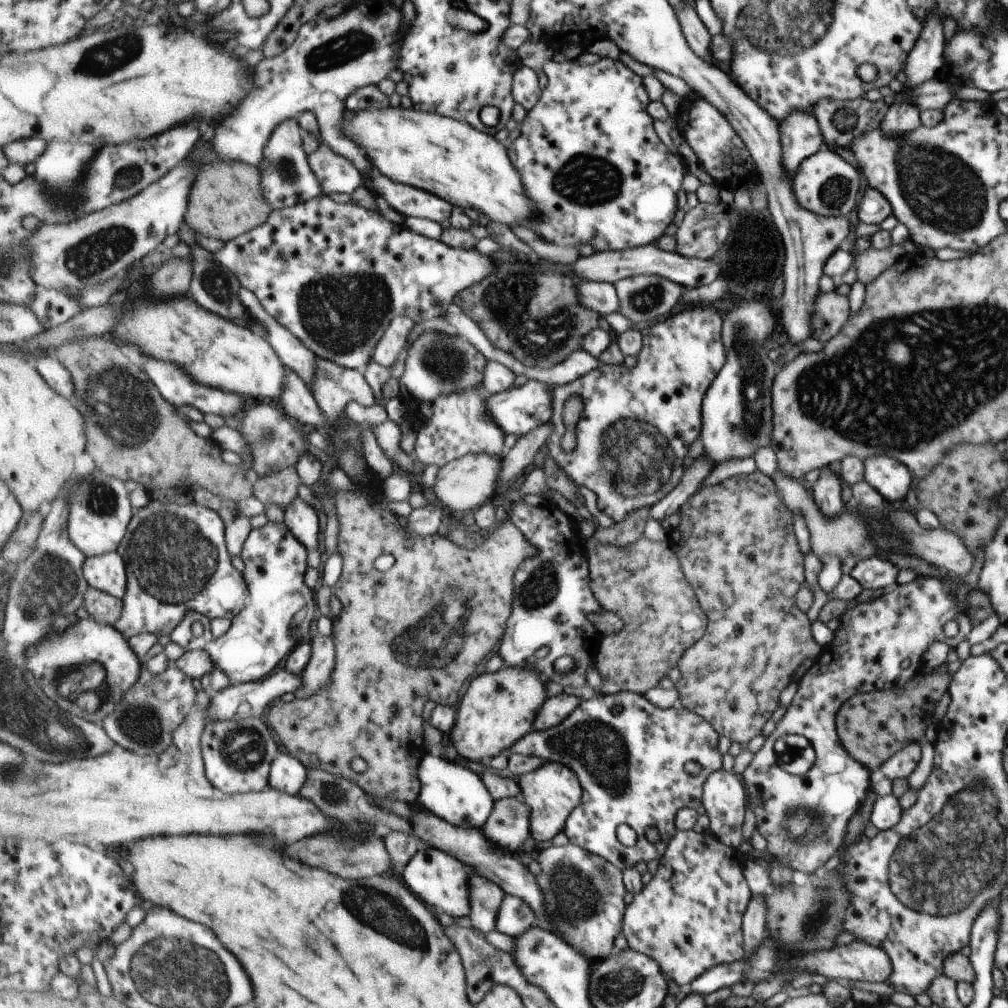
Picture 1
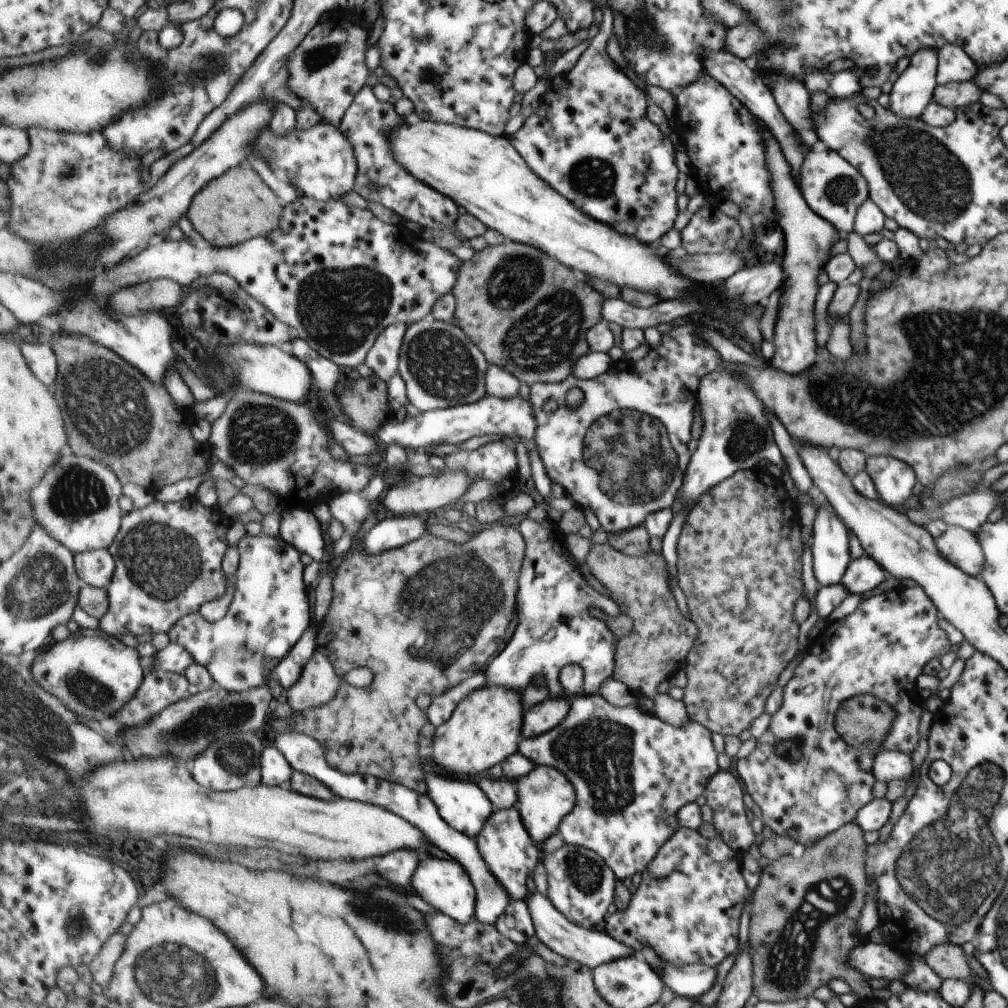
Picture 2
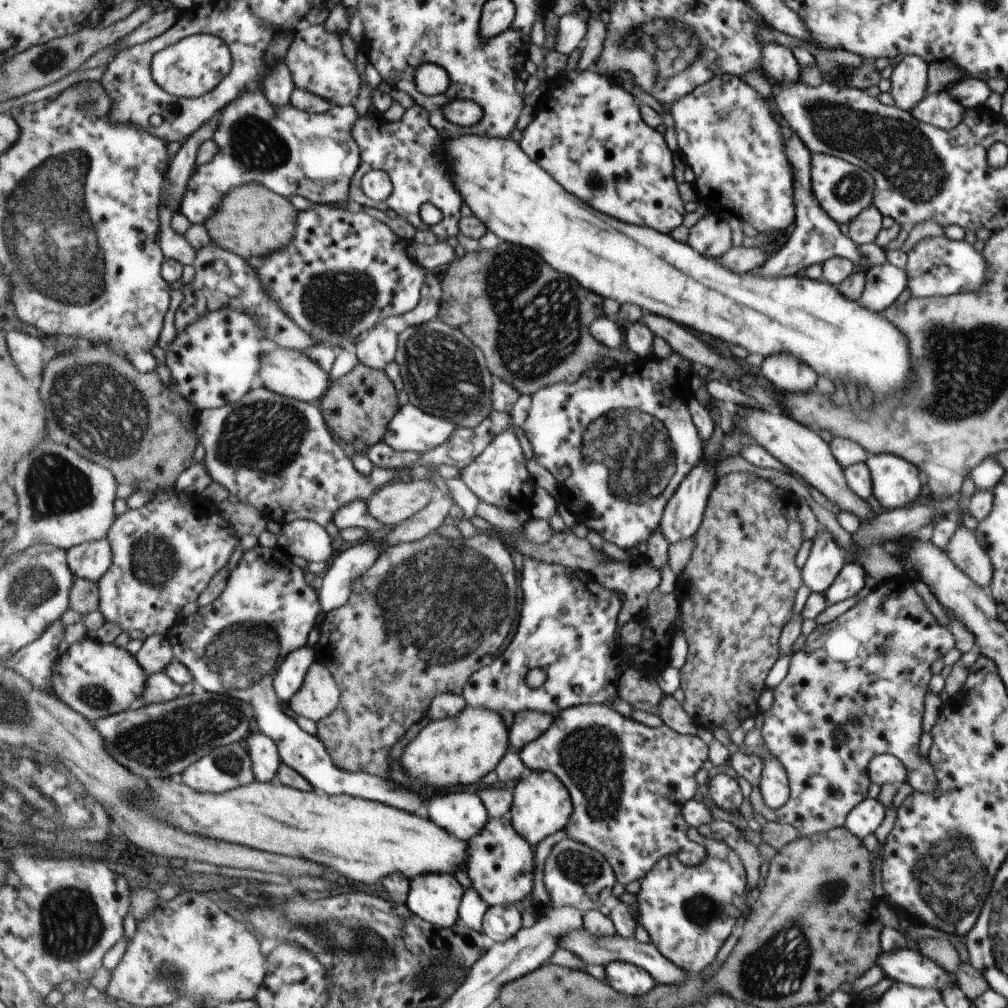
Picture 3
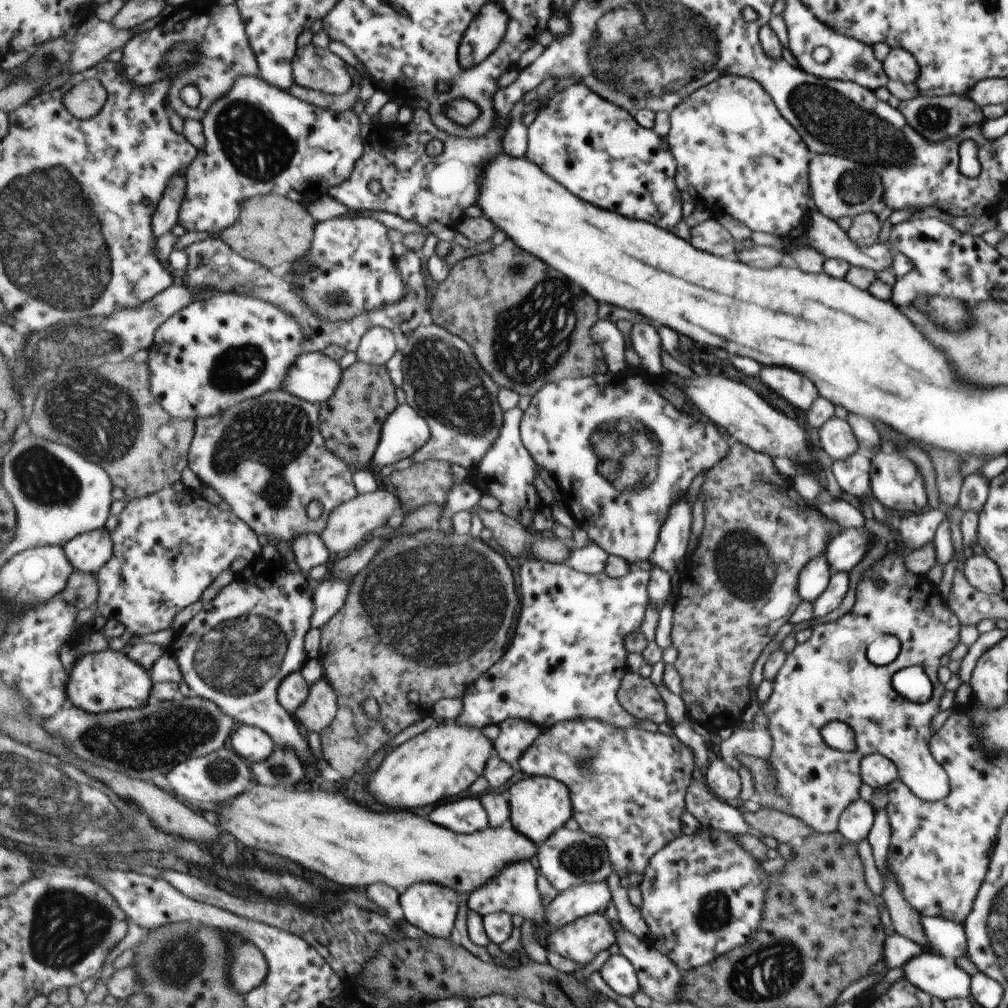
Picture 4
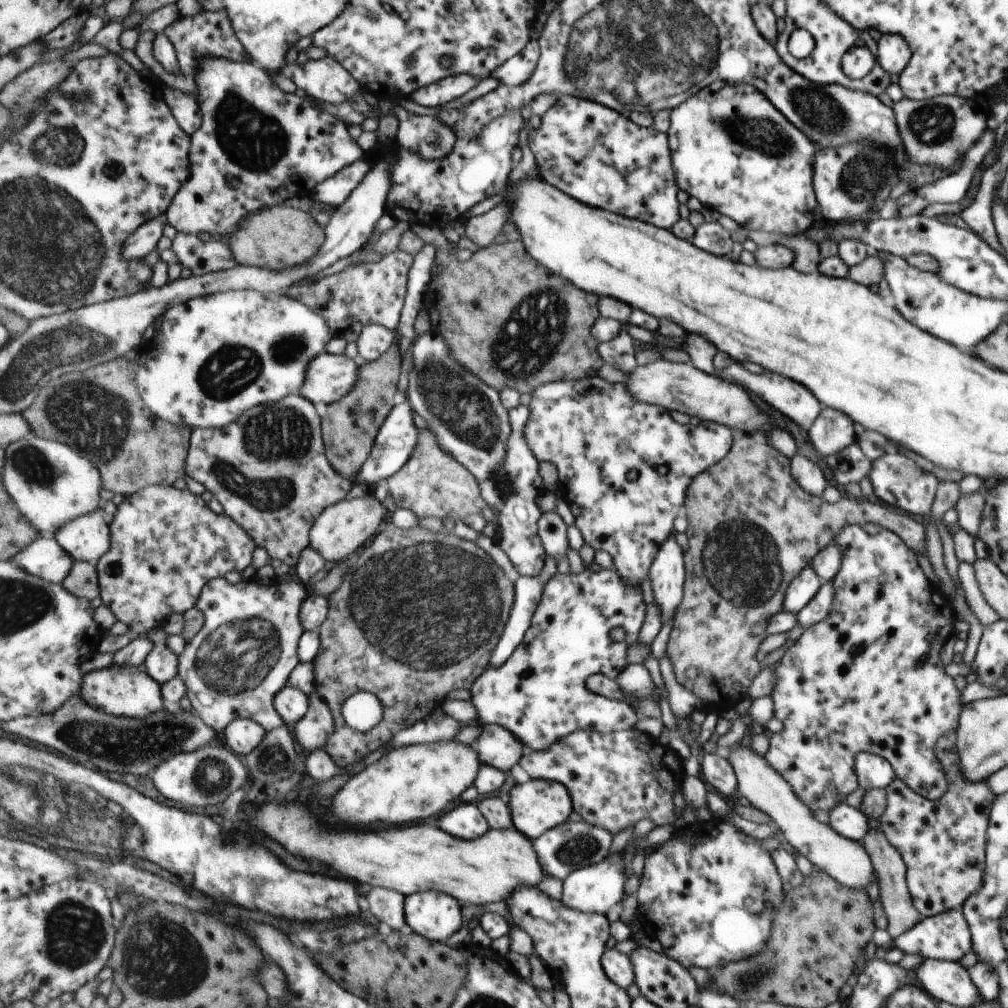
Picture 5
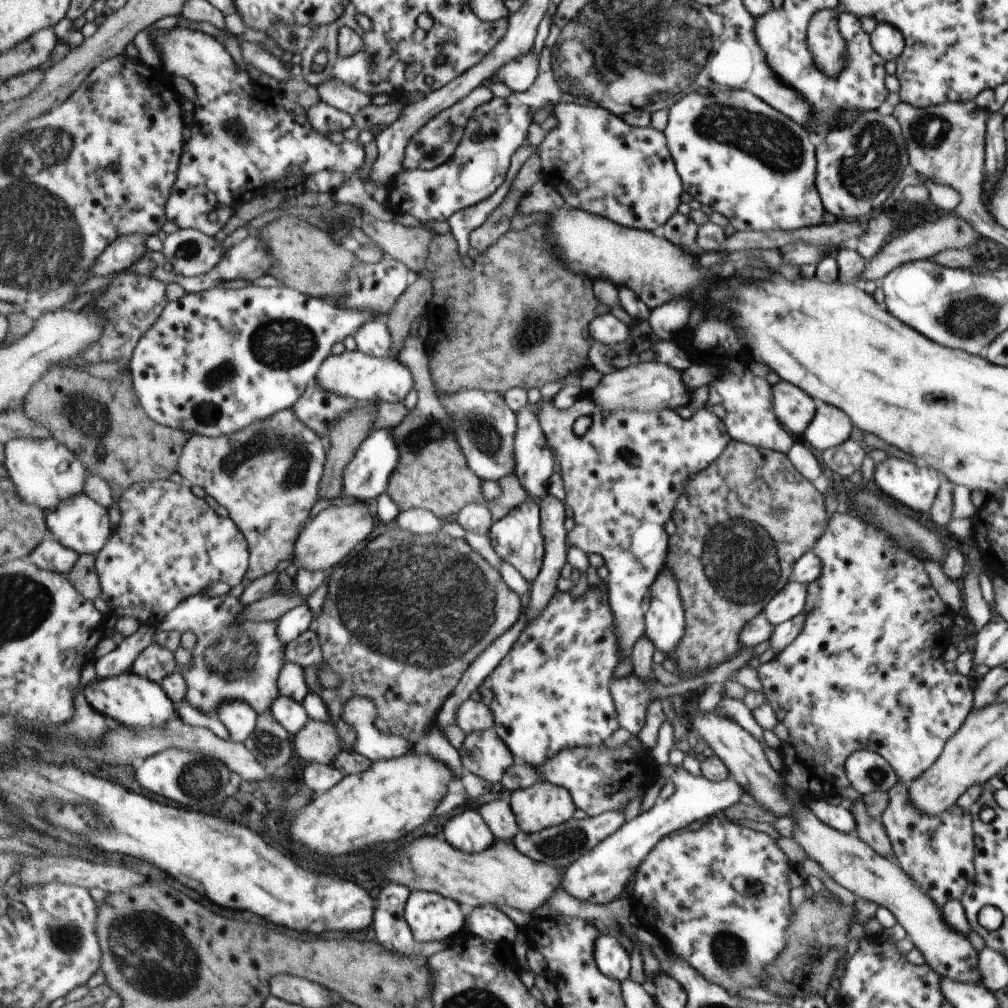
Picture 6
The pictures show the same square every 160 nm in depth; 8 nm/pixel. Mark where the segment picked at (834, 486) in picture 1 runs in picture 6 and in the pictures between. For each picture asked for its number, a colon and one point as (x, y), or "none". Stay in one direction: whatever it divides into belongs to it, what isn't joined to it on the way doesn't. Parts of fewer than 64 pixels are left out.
2: (829, 551)
3: (825, 558)
4: (813, 578)
5: (801, 590)
6: (791, 599)

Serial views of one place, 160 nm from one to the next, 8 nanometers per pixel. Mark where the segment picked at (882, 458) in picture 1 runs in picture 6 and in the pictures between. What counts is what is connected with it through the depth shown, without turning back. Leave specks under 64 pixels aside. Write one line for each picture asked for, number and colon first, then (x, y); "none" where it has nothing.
2: (893, 479)
3: (895, 483)
4: (895, 482)
5: (896, 480)
6: (914, 486)

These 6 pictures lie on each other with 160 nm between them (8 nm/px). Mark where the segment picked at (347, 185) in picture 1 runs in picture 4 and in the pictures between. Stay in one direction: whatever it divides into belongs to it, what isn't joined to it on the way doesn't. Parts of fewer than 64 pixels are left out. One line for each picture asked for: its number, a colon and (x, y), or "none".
2: (320, 162)
3: (293, 152)
4: (260, 139)

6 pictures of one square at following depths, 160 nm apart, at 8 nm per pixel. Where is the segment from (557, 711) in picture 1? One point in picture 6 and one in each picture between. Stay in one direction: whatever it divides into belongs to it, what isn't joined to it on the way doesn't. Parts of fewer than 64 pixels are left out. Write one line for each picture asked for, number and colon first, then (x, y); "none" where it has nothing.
2: (544, 716)
3: (528, 726)
4: (516, 736)
5: (496, 746)
6: (486, 754)

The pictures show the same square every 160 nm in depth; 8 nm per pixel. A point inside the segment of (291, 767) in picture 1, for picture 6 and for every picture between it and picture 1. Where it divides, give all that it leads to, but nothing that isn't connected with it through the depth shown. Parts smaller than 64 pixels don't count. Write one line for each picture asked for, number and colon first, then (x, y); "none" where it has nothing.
2: (276, 770)
3: (266, 756)
4: (253, 743)
5: (244, 735)
6: (241, 719)

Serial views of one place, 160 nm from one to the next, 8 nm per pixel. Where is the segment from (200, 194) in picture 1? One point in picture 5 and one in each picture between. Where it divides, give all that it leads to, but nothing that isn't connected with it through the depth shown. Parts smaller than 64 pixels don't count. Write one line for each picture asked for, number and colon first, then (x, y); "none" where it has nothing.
2: (238, 206)
3: (252, 221)
4: (272, 230)
5: (282, 237)

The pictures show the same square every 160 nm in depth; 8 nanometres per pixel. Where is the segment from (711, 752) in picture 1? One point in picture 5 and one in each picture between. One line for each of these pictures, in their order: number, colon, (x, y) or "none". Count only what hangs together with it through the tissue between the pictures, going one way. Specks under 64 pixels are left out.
2: (632, 772)
3: (629, 782)
4: (627, 784)
5: (616, 779)

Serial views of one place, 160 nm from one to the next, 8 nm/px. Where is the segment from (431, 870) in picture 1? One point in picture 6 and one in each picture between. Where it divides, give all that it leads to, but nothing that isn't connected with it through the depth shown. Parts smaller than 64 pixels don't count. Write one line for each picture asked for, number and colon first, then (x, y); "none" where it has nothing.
2: (442, 882)
3: (436, 897)
4: (433, 908)
5: (434, 915)
6: (431, 916)

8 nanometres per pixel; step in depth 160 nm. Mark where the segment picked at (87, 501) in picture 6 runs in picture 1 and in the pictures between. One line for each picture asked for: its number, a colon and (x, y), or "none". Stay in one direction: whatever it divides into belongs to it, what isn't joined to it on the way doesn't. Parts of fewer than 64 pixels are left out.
1: (108, 572)
2: (97, 568)
3: (91, 560)
4: (88, 553)
5: (88, 538)

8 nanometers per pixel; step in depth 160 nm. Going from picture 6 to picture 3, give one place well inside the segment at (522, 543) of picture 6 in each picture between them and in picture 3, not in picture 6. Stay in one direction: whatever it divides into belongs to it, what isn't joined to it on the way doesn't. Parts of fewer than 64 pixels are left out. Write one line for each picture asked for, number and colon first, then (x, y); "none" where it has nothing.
3: (499, 475)
4: (508, 469)
5: (519, 522)

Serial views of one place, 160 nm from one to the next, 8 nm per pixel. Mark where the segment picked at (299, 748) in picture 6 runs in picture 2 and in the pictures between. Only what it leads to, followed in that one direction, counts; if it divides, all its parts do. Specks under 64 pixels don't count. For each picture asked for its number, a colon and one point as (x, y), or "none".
2: (319, 683)
3: (320, 695)
4: (319, 710)
5: (313, 732)

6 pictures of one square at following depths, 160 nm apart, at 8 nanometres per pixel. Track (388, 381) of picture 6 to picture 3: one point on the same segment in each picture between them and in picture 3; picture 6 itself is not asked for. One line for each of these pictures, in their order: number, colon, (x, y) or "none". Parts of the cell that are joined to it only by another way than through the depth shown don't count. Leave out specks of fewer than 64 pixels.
3: (291, 373)
4: (314, 377)
5: (330, 377)

